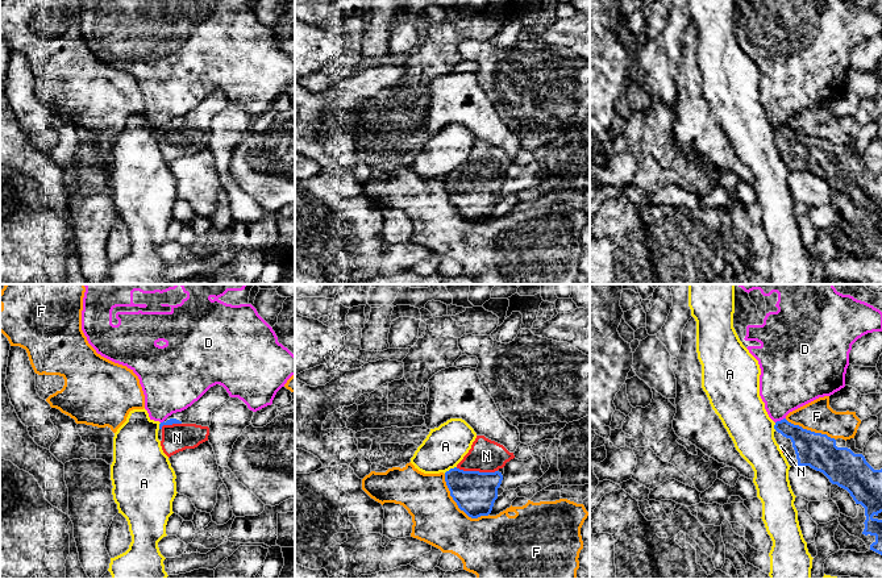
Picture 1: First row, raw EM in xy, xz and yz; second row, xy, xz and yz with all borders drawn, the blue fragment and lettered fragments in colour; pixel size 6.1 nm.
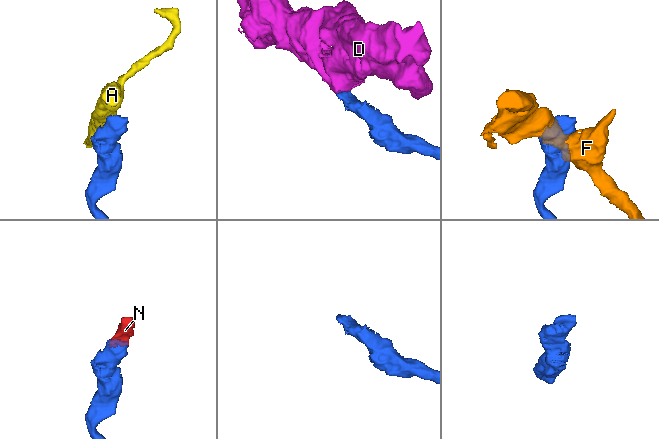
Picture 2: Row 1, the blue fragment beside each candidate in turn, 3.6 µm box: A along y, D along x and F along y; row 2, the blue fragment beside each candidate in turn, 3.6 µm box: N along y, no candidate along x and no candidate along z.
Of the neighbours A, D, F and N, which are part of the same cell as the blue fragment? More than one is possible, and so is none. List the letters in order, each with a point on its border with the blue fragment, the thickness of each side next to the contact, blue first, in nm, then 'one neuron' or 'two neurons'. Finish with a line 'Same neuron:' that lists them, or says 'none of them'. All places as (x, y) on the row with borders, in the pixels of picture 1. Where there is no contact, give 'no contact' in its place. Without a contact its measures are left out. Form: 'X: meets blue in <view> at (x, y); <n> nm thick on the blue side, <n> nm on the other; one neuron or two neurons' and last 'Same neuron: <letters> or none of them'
A: meets blue in xz at (450, 469); 260 nm thick on the blue side, 260 nm on the other; two neurons
D: meets blue in yz at (781, 420); 200 nm thick on the blue side, 360 nm on the other; two neurons
F: meets blue in xz at (457, 504); 260 nm thick on the blue side, 300 nm on the other; two neurons
N: meets blue in xz at (477, 471); 260 nm thick on the blue side, 200 nm on the other; one neuron
Same neuron: N

